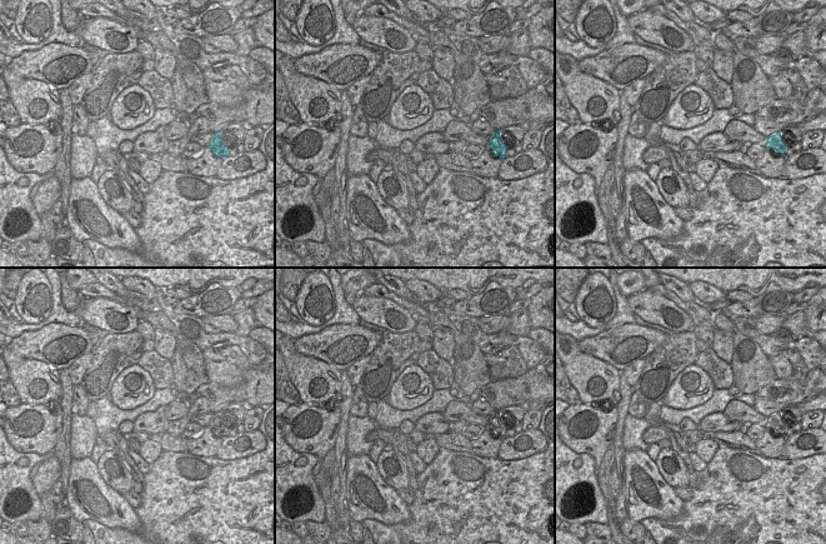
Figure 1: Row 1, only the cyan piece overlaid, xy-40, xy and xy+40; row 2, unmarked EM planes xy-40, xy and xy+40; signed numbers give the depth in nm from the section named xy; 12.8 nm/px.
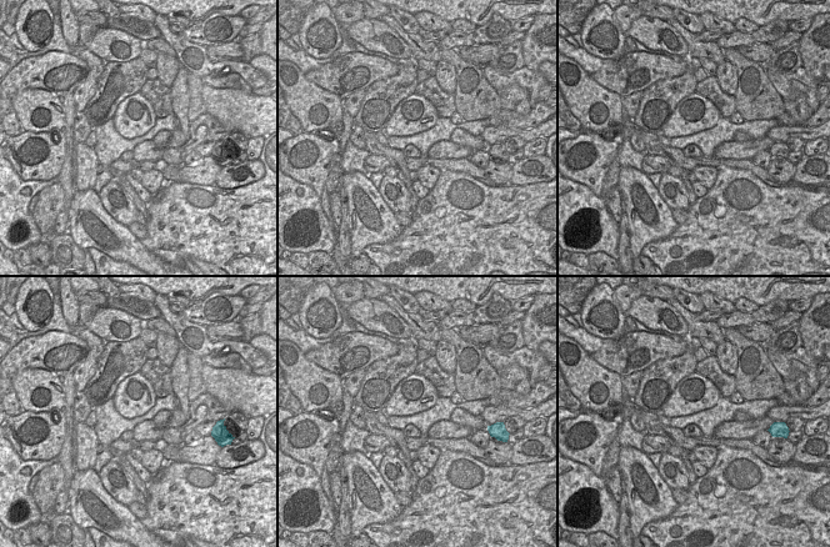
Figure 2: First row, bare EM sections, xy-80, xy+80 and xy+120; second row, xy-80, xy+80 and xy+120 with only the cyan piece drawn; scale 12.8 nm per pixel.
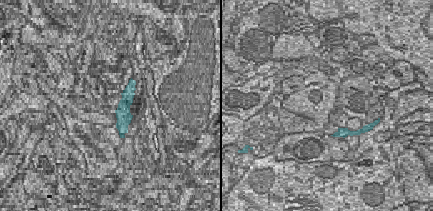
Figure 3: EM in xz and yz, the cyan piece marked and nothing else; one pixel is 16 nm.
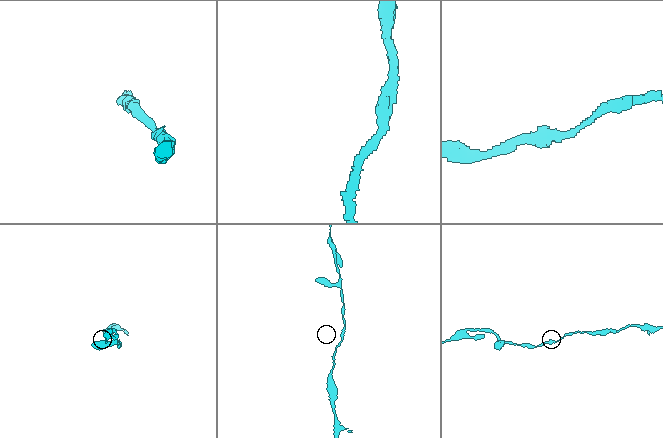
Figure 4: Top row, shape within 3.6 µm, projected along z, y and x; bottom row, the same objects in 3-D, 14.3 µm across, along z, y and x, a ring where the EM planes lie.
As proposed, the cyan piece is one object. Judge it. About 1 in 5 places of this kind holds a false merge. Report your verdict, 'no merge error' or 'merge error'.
no merge error

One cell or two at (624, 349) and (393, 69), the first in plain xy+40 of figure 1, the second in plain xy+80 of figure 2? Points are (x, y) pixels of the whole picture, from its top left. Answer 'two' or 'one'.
one

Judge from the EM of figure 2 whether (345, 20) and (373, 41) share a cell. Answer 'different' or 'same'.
different

